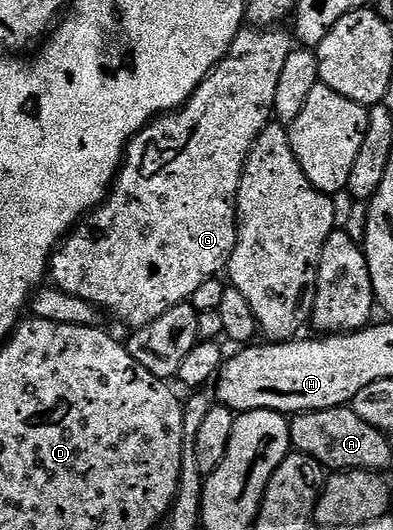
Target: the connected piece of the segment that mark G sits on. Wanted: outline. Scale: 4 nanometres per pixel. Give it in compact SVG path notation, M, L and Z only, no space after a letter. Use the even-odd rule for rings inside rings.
M243 29L239 31L228 49L226 58L219 61L209 77L194 91L193 97L177 111L159 115L131 139L124 152L124 162L118 169L118 177L106 199L75 226L51 255L48 275L53 286L72 297L78 297L91 303L93 307L99 309L107 307L108 310L115 311L130 326L130 329L137 329L156 321L156 317L168 313L168 309L193 300L193 295L213 275L218 275L221 271L223 274L227 270L238 240L238 190L242 180L242 170L246 167L246 158L250 156L250 150L254 148L254 142L258 140L267 123L271 122L276 101L276 84L280 81L280 69L284 69L284 61L288 61L288 53L296 47L291 32L282 30L286 29Z

